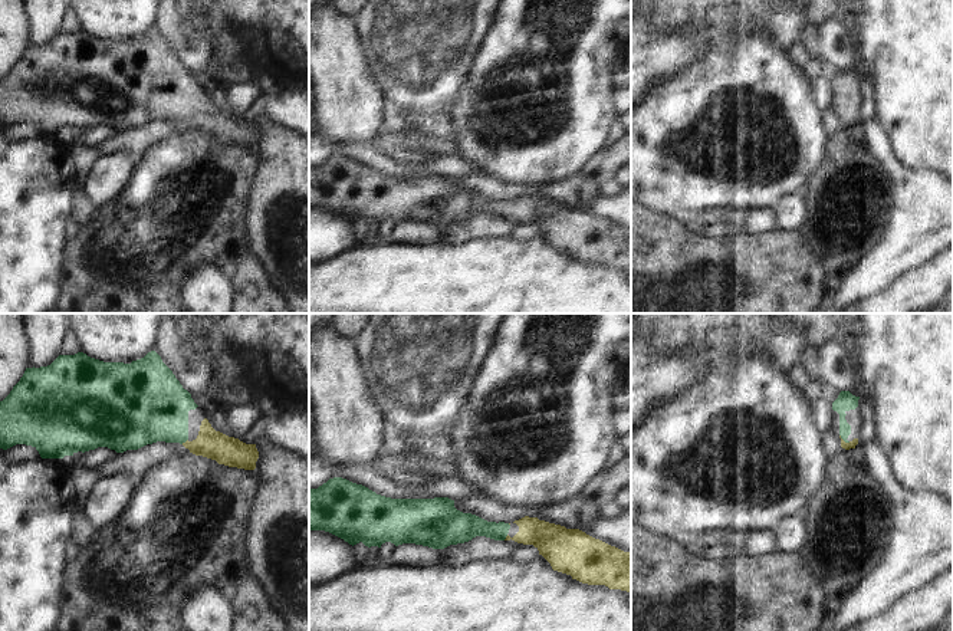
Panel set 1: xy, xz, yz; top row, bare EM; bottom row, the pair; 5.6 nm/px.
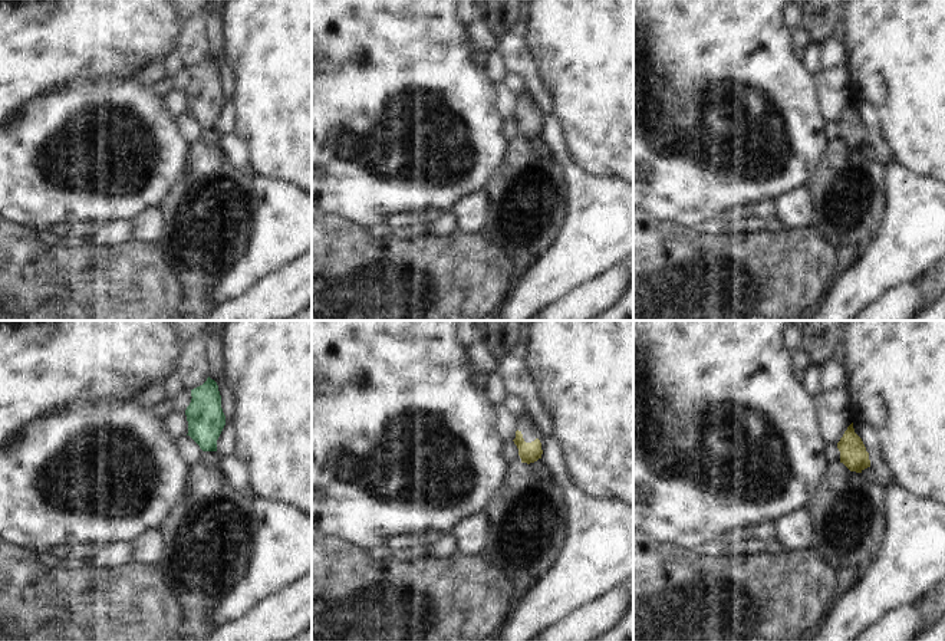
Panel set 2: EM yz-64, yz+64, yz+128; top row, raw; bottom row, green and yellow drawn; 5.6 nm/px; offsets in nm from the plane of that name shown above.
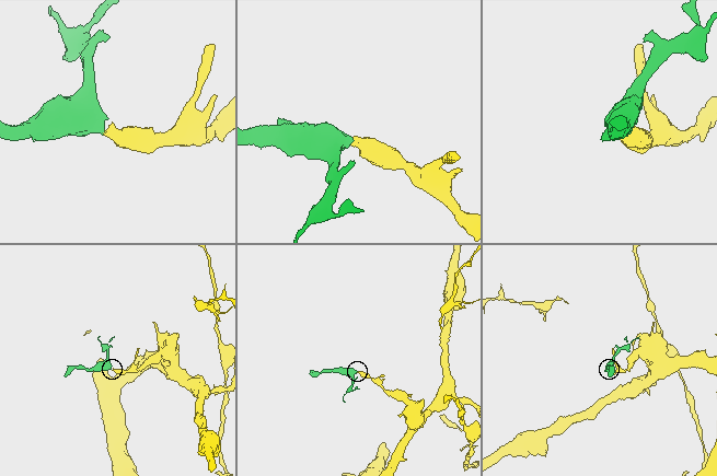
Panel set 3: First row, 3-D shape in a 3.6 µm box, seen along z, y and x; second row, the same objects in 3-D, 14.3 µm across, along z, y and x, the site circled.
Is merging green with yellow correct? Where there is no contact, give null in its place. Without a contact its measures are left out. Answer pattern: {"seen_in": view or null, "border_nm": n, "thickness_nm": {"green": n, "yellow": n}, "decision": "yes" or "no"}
{"seen_in": "yz", "border_nm": 80, "thickness_nm": {"green": 110, "yellow": 50}, "decision": "yes"}

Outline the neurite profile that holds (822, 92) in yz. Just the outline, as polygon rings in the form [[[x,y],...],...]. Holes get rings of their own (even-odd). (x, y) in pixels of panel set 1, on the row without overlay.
[[[818,78],[812,80],[812,99],[816,108],[822,112],[832,108],[834,88],[832,82],[825,78]]]

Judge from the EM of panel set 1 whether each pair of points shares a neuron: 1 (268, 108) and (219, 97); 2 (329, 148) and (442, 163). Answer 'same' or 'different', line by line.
1: same
2: same

